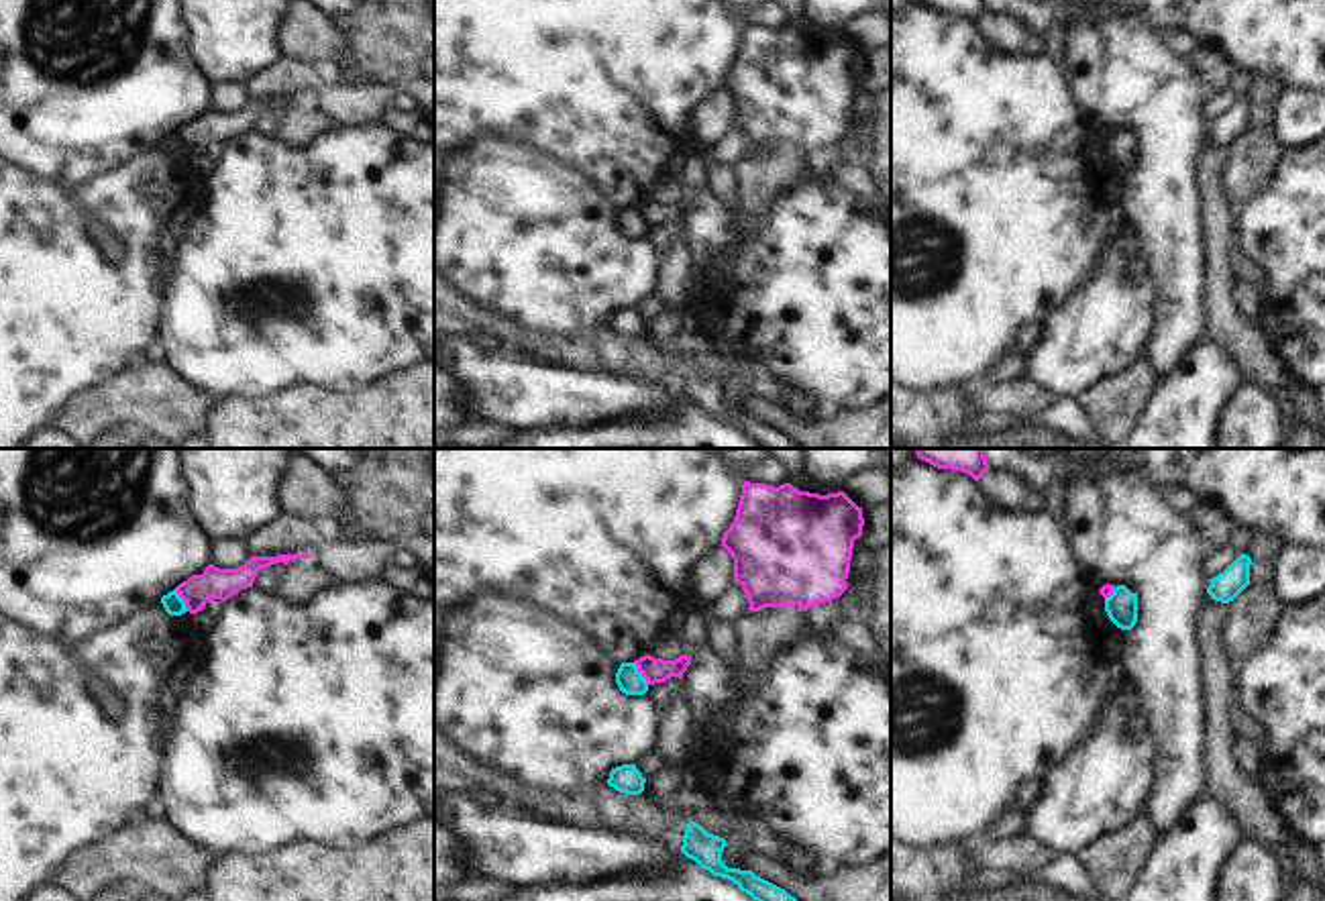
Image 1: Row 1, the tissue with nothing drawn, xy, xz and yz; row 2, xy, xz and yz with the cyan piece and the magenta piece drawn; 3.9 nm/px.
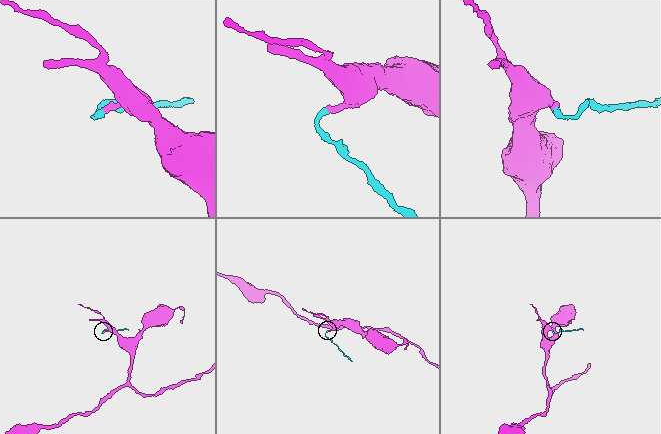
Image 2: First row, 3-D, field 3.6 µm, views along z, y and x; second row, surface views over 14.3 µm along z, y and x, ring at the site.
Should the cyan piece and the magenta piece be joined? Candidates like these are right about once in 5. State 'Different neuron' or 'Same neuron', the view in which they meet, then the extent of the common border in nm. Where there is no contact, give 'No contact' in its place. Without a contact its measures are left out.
Different neuron. Touches cyan in xz. Shared border 110 nm.

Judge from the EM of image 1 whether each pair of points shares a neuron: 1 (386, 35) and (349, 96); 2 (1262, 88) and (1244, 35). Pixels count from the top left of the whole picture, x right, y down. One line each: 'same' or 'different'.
1: different
2: different

